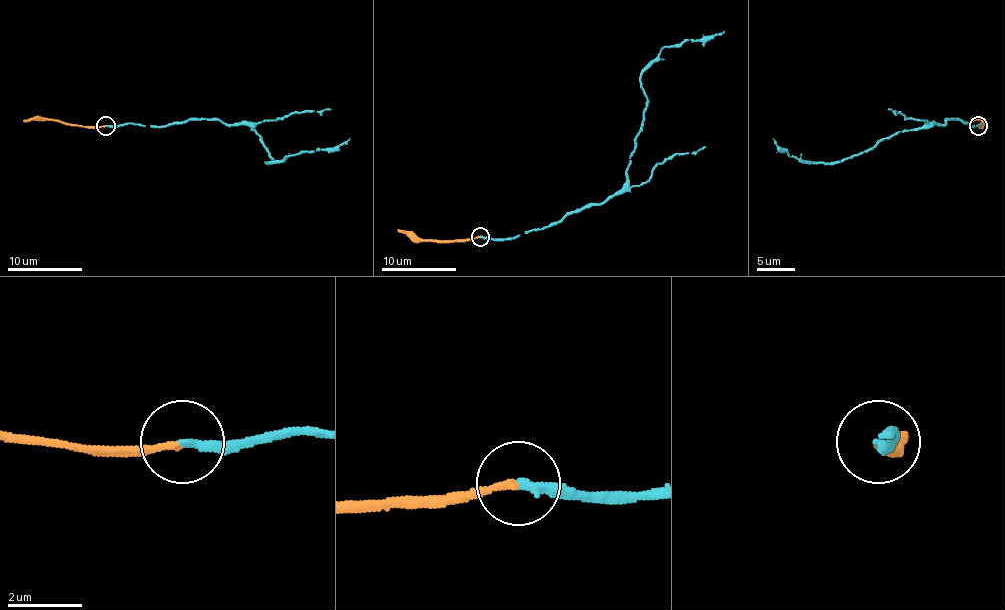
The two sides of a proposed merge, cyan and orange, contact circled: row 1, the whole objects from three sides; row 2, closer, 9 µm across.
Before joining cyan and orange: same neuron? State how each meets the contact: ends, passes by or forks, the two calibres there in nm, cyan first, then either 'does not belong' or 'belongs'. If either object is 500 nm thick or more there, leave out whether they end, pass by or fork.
cyan ends; orange ends; calibres 240 and 190 nm; belongs

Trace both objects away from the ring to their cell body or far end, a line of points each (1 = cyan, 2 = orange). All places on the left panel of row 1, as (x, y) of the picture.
1: (106, 125), (166, 127), (190, 119), (248, 125), (269, 151), (273, 160), (265, 162), (336, 149), (349, 138)
2: (106, 125), (65, 125), (52, 119), (24, 121)

